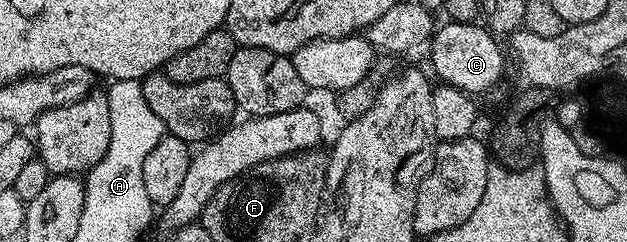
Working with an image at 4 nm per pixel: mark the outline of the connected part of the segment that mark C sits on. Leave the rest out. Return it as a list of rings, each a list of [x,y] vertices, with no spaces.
[[[449,20],[443,21],[442,23],[435,29],[429,43],[428,43],[428,49],[430,49],[430,66],[432,69],[434,69],[433,77],[437,79],[439,83],[448,85],[448,86],[455,86],[456,88],[460,88],[464,93],[469,94],[471,96],[479,96],[478,94],[482,94],[485,92],[485,90],[490,90],[493,88],[494,85],[497,84],[498,81],[502,78],[502,73],[506,70],[506,58],[507,55],[504,53],[502,55],[502,50],[500,47],[498,47],[499,39],[495,37],[495,35],[491,34],[489,29],[485,25],[479,24],[478,22],[452,22]]]

